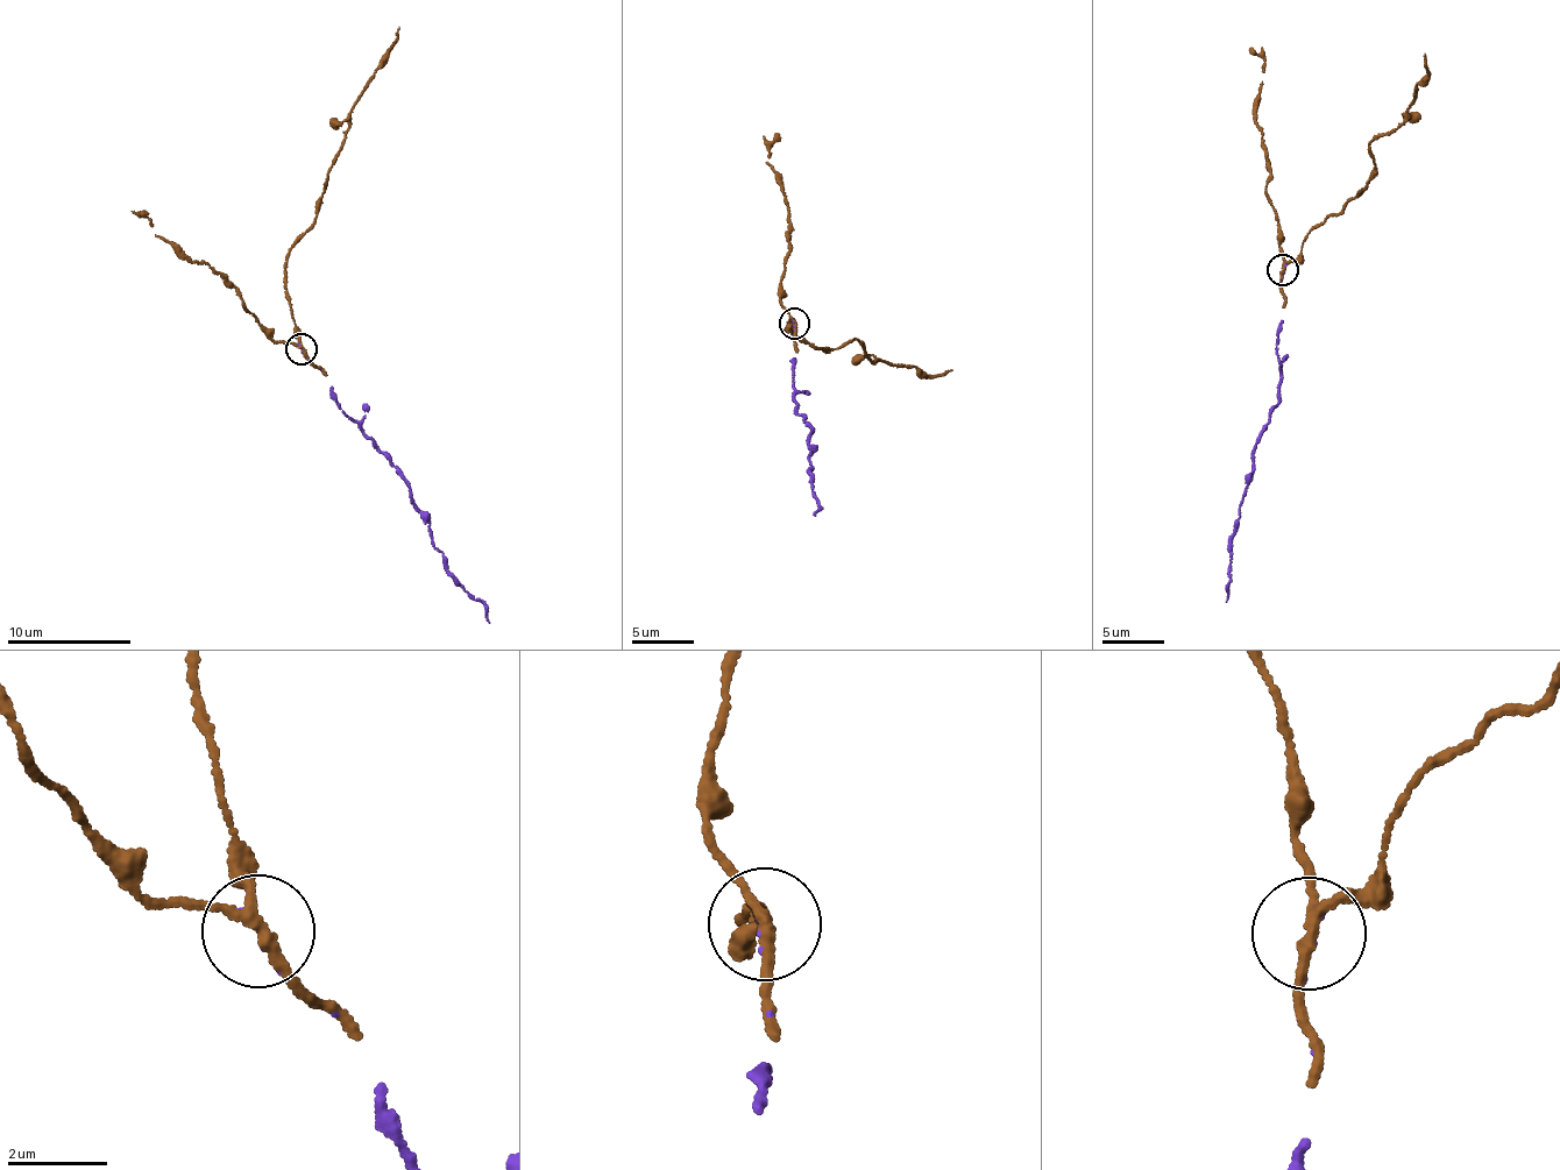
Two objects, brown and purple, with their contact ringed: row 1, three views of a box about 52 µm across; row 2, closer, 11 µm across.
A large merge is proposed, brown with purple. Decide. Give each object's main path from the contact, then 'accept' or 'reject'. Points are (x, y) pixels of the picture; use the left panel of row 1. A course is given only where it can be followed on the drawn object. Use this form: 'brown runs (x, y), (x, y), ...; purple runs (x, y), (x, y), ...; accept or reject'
brown runs (302, 348), (284, 269), (292, 246), (317, 219), (353, 106), (389, 50), (398, 27); purple runs (303, 350), (321, 369), (341, 412), (378, 447), (410, 495), (458, 586), (483, 604), (489, 623); accept

